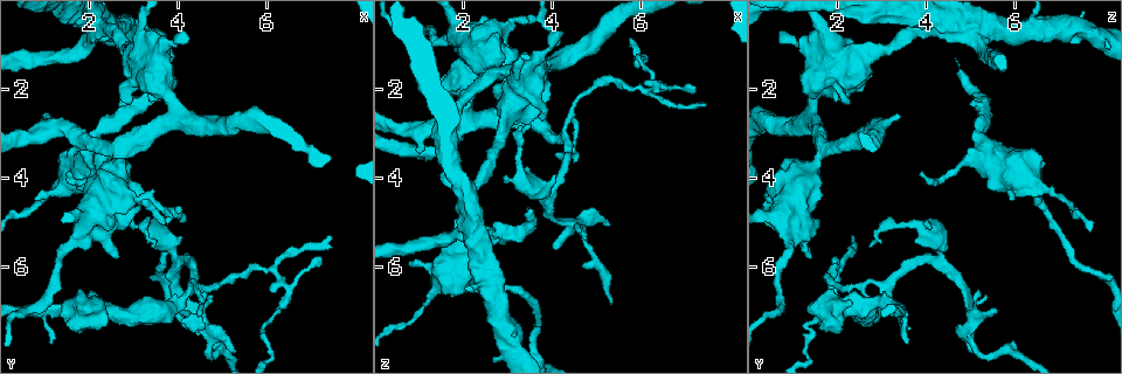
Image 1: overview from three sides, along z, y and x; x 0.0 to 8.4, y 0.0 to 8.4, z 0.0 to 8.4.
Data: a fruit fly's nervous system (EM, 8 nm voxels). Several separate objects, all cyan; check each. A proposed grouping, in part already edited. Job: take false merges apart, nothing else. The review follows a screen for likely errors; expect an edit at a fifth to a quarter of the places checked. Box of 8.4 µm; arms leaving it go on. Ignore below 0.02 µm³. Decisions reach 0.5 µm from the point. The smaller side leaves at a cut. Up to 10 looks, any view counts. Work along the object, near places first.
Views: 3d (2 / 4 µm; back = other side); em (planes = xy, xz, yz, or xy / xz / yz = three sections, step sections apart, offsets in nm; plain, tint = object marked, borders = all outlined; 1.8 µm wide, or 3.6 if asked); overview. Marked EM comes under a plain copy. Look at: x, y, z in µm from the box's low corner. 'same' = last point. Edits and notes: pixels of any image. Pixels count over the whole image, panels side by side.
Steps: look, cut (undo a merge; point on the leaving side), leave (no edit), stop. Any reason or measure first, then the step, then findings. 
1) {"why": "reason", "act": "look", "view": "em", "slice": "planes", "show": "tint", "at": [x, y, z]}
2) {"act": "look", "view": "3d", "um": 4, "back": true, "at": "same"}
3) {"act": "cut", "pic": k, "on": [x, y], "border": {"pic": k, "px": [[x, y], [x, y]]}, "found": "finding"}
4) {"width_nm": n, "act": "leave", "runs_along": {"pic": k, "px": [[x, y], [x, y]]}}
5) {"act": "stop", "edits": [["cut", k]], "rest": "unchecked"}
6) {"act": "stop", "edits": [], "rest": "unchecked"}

{"why": "narrows sharply", "act": "look", "view": "em", "slice": "planes", "show": "tint", "at": [2.25, 3.00, 5.20]}

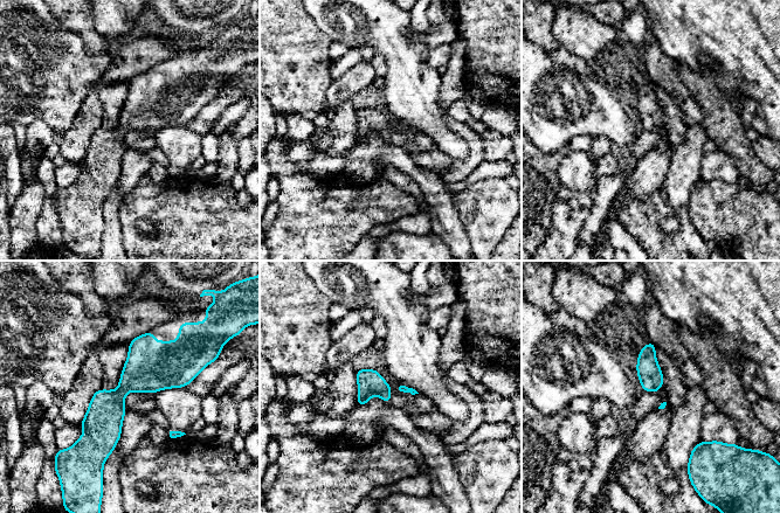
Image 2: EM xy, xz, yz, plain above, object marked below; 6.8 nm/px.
{"width_nm": 160, "act": "leave", "runs_along": {"pic": 2, "px": [[194, 367], [140, 373], [81, 442]]}, "found": "one neuron here"}

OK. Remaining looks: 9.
{"act": "look", "view": "em", "slice": "planes", "show": "tint", "at": [1.95, 1.00, 5.10]}

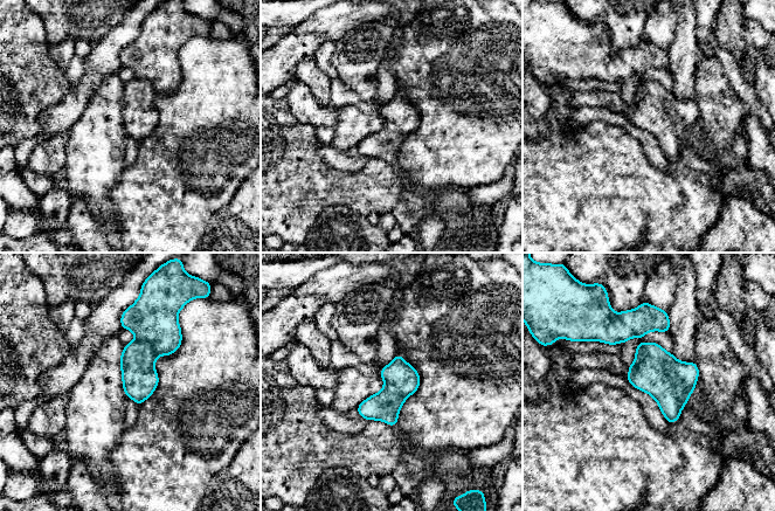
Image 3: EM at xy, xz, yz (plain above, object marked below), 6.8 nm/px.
{"width_nm": 240, "act": "cut", "pic": 3, "on": [153, 317], "border": {"pic": 3, "px": [[136, 338], [145, 342], [157, 356]]}, "found": "a second neuron is stuck on"}

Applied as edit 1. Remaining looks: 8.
{"why": "thick turns thin", "act": "look", "view": "em", "um": 3.6, "slice": "planes", "show": "tint", "at": [2.65, 3.45, 1.70]}

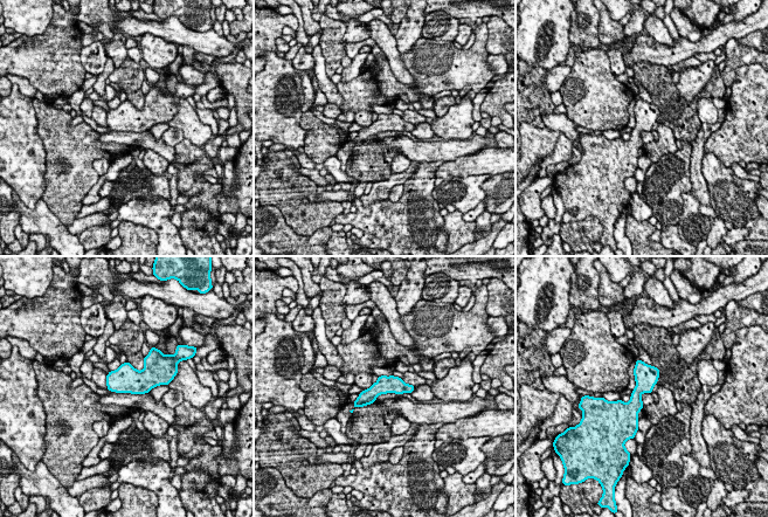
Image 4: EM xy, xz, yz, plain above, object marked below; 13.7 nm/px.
{"act": "leave", "runs_along": {"pic": 4, "px": [[409, 387], [379, 387], [357, 404]]}, "found": "continuous, no second neuron"}

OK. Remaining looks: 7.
{"why": "redraw", "act": "look", "view": "overview"}

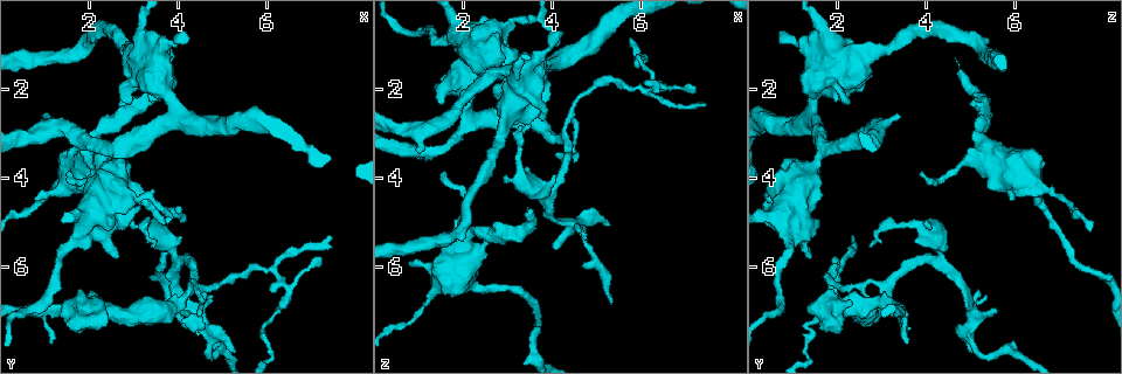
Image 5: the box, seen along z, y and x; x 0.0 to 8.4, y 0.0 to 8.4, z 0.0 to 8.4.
{"why": "abrupt turn", "act": "look", "view": "em", "slice": "planes", "show": "tint", "at": [2.05, 6.90, 2.60]}

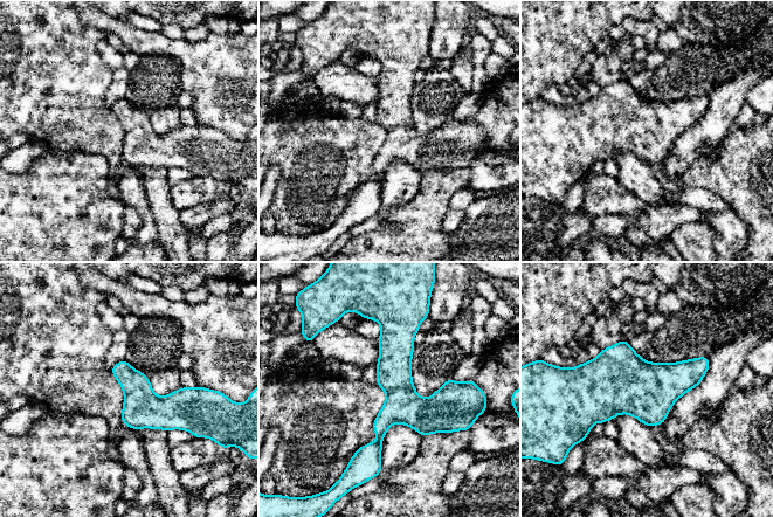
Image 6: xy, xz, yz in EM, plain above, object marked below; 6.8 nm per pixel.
{"act": "leave", "found": "continuous, no second neuron"}

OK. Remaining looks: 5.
{"act": "stop", "edits": [["cut", 3]], "rest": "unchecked"}

